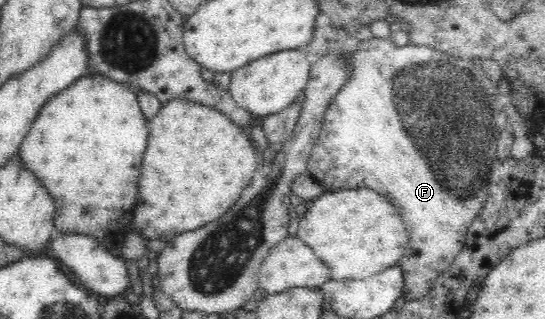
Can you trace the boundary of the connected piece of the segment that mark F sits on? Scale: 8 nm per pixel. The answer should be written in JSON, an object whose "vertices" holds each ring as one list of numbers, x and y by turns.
{"vertices":[[373,37,366,41,354,42,341,52,344,52,344,64,350,68,350,77,340,87,340,91,330,99,330,103,327,103,318,139,316,139,312,153,308,158,307,174,312,176,325,191,359,187,370,188,384,196,398,209,398,213,402,215,403,222,406,223,405,226,409,231,406,257,402,257,402,261,400,261,402,277,404,278,403,296,406,301,418,299,428,293,434,280,448,269,450,263,460,253,468,227,486,201,489,173,494,160,496,160,497,141,501,131,508,125,507,112,501,109,506,100,499,95,498,82,494,83,494,78,488,77,482,70,480,62,474,62,473,58,457,58,432,47,412,45,411,43,403,47,396,46,390,37]]}

